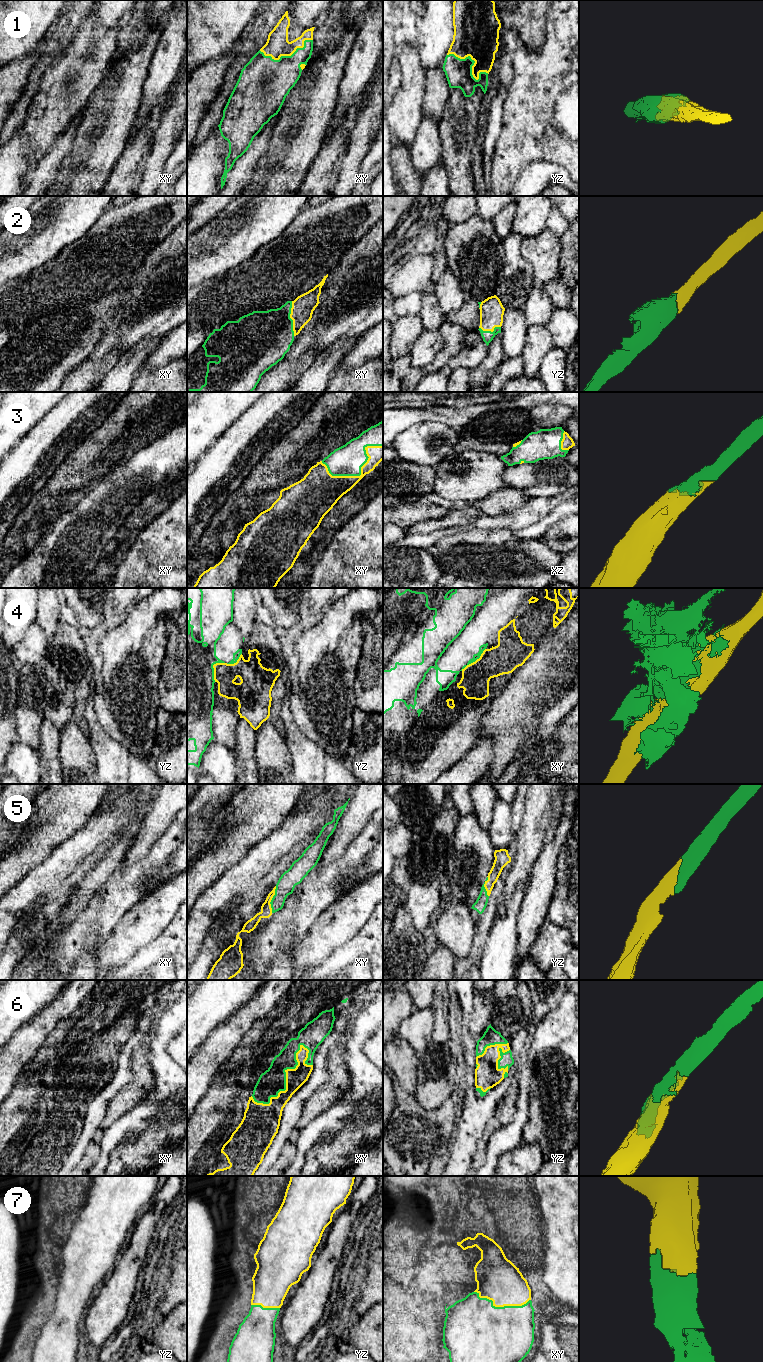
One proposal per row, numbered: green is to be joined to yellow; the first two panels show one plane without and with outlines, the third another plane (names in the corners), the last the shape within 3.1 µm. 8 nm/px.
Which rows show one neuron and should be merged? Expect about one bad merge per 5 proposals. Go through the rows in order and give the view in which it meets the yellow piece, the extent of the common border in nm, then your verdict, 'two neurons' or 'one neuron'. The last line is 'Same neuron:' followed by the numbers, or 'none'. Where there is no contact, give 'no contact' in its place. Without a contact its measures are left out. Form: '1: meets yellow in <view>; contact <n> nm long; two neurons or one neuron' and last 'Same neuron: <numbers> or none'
1: meets yellow in yz; contact 360 nm long; one neuron
2: meets yellow in xy; contact 280 nm long; one neuron
3: meets yellow in xy; contact 500 nm long; one neuron
4: meets yellow in yz; contact 180 nm long; two neurons
5: meets yellow in xy; contact 220 nm long; one neuron
6: meets yellow in xy; contact 600 nm long; one neuron
7: meets yellow in xy; contact 460 nm long; one neuron
Same neuron: 1, 2, 3, 5, 6, 7

